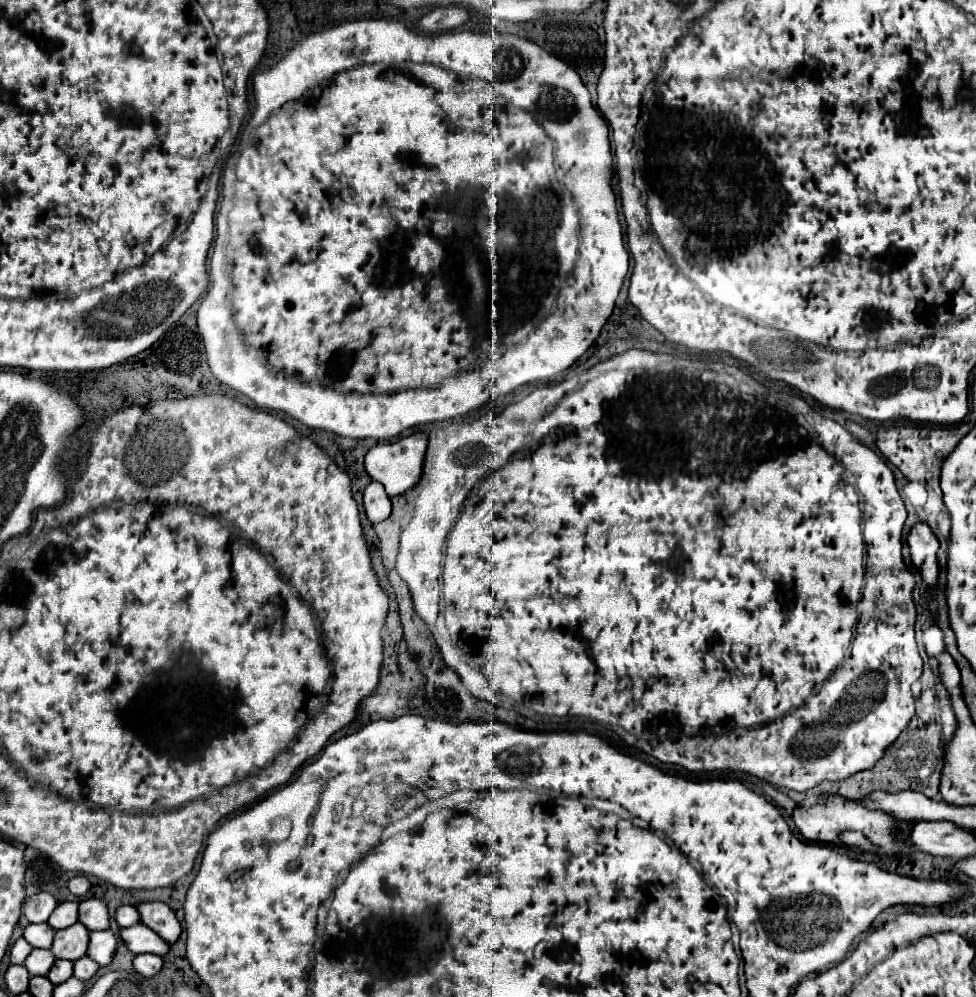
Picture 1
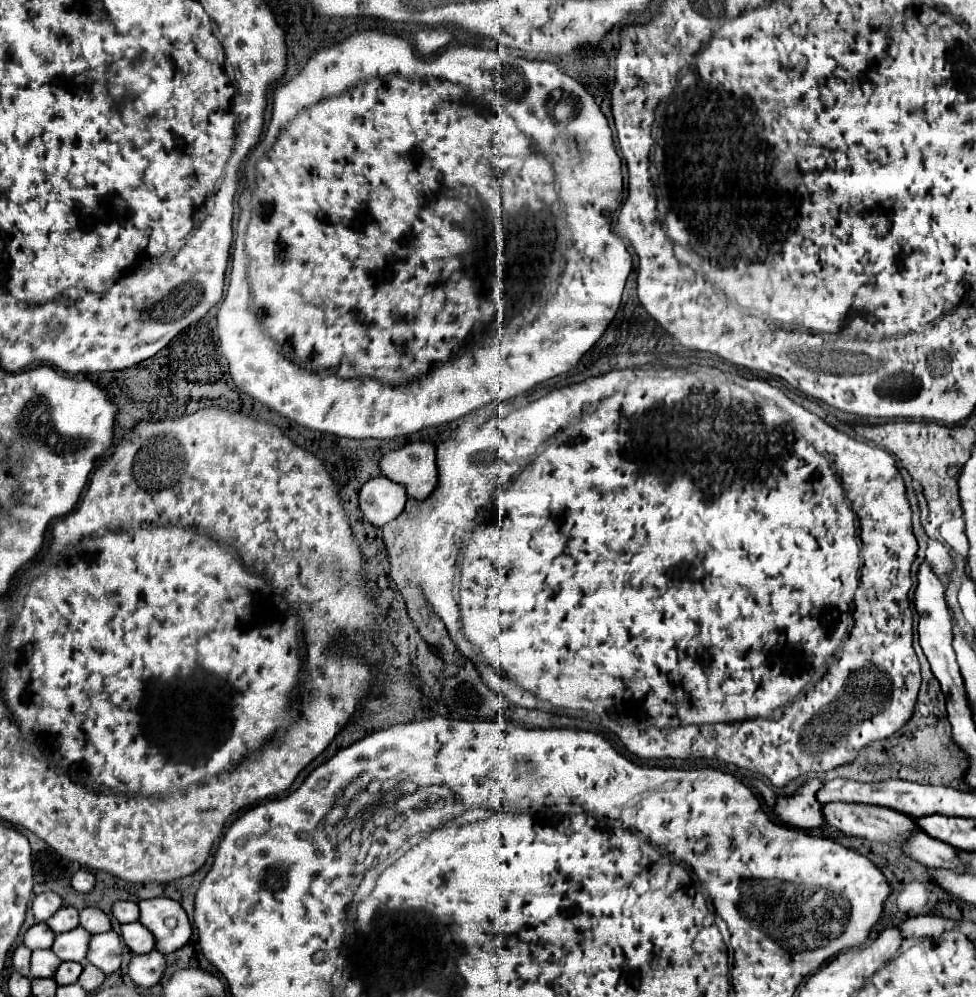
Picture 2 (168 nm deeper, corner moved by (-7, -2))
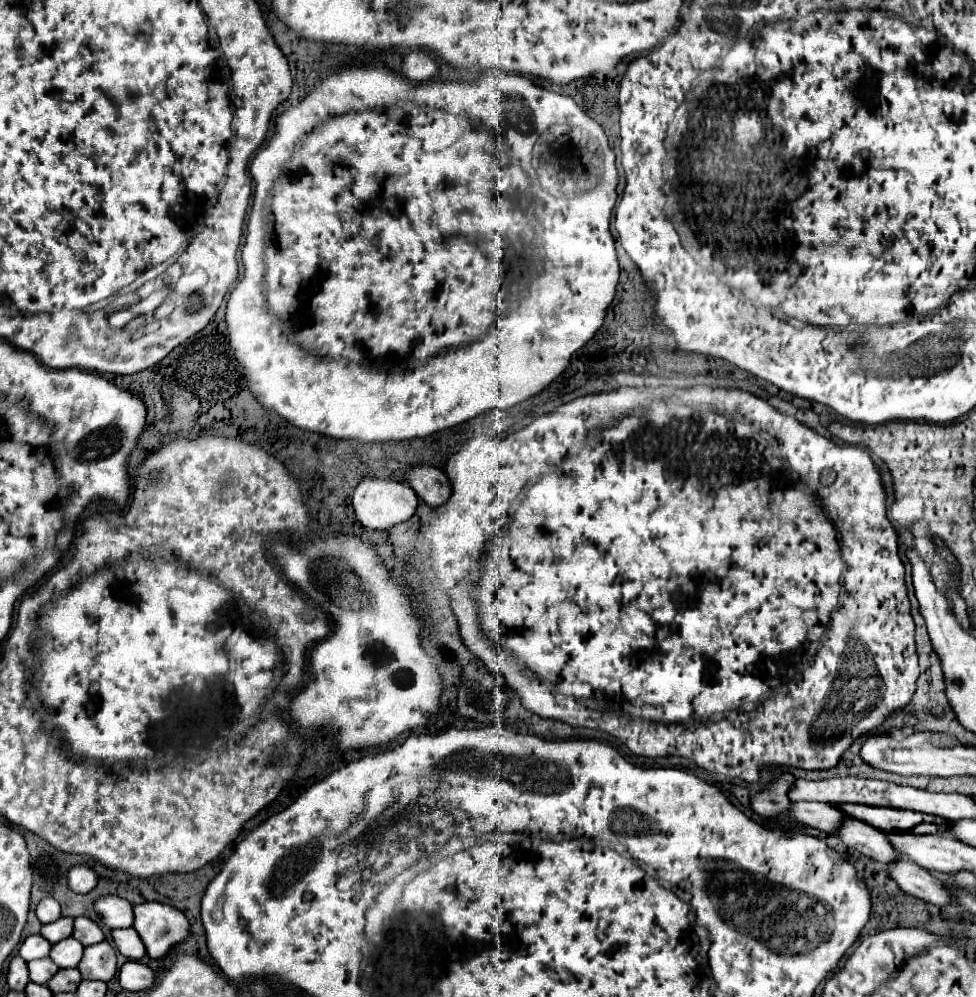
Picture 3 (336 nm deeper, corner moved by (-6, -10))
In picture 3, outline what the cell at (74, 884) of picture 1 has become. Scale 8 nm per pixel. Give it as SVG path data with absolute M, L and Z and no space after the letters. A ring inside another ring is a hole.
M78 865L78 867L72 867L68 871L68 885L74 893L88 893L96 887L96 881L98 881L98 875L90 869L90 867L84 867L84 865Z

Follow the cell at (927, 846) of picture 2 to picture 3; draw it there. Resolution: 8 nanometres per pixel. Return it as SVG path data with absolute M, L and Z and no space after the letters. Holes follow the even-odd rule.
M846 819L844 827L840 827L840 831L836 833L850 849L864 853L870 859L876 859L880 863L894 863L896 859L902 859L902 855L896 851L896 847L892 847L892 843L886 839L886 835L864 823L864 821L856 821L856 819Z

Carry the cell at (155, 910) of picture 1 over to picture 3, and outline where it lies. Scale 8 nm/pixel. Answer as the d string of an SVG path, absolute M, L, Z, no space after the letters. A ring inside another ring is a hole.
M142 903L134 907L134 929L142 937L152 959L162 959L172 947L190 935L190 923L182 911L164 903Z

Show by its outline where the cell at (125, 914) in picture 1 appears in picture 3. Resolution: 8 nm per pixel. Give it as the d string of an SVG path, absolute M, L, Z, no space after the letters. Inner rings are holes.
M114 895L100 897L96 901L94 909L102 917L102 921L112 929L116 929L116 927L132 927L132 923L134 923L132 905L122 897L114 897Z

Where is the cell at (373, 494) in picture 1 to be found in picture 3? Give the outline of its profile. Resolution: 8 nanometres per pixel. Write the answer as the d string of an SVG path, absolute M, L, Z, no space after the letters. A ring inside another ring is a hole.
M364 479L358 483L356 491L354 491L354 513L356 519L368 527L368 529L390 529L402 521L408 521L418 505L418 497L414 493L414 489L410 489L406 483L398 483L398 481L388 481L388 479Z

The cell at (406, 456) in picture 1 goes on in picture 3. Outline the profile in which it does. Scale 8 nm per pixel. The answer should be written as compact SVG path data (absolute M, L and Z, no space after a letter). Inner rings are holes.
M414 465L406 471L404 483L430 507L438 507L450 497L450 481L446 473L434 465Z

